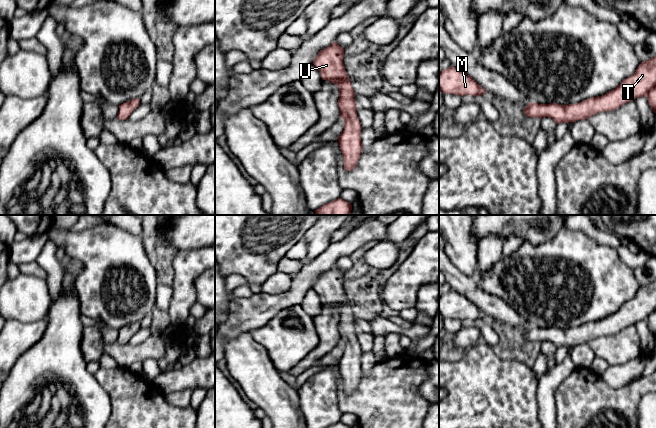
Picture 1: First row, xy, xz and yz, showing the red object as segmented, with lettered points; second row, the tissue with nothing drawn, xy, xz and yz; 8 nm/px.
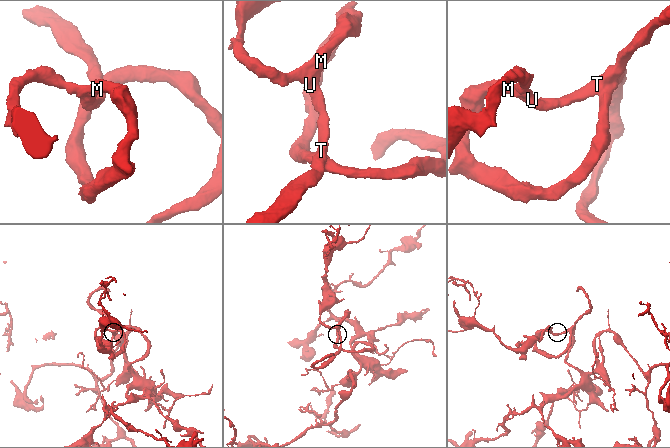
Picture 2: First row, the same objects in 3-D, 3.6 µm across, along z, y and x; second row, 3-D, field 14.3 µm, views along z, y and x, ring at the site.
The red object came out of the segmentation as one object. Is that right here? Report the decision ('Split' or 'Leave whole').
Leave whole

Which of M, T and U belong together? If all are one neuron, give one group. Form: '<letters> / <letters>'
M T U

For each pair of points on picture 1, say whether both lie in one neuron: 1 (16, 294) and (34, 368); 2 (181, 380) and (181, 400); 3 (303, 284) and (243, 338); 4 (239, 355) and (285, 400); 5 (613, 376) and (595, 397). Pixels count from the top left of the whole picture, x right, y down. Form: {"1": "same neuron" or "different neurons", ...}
{"1": "different neurons", "2": "different neurons", "3": "different neurons", "4": "same neuron", "5": "different neurons"}

